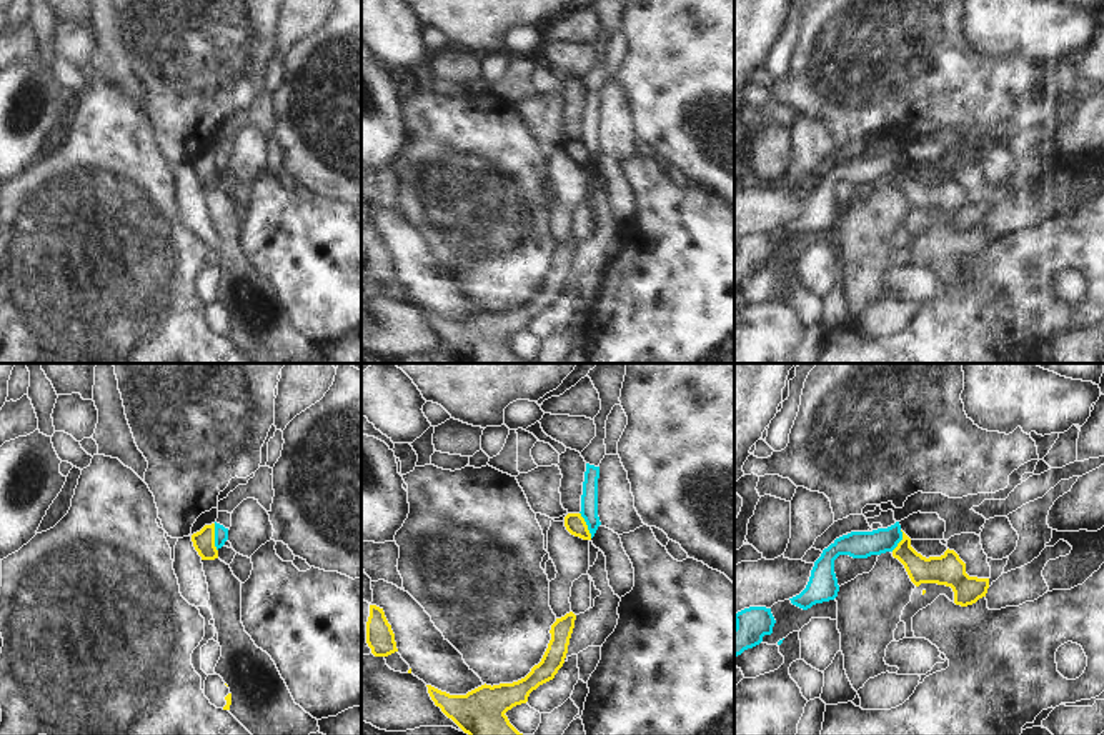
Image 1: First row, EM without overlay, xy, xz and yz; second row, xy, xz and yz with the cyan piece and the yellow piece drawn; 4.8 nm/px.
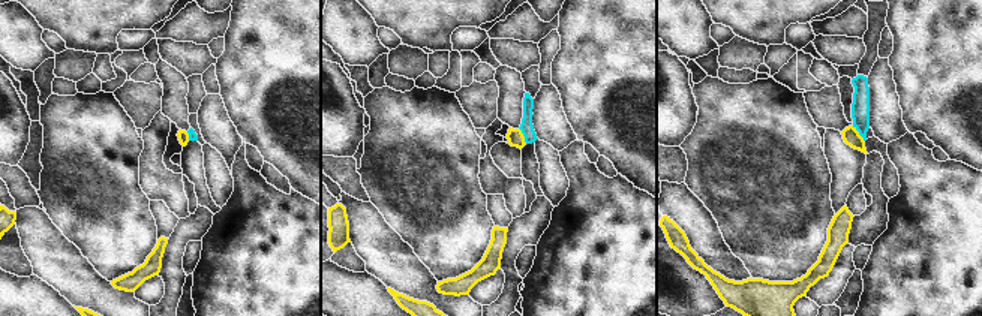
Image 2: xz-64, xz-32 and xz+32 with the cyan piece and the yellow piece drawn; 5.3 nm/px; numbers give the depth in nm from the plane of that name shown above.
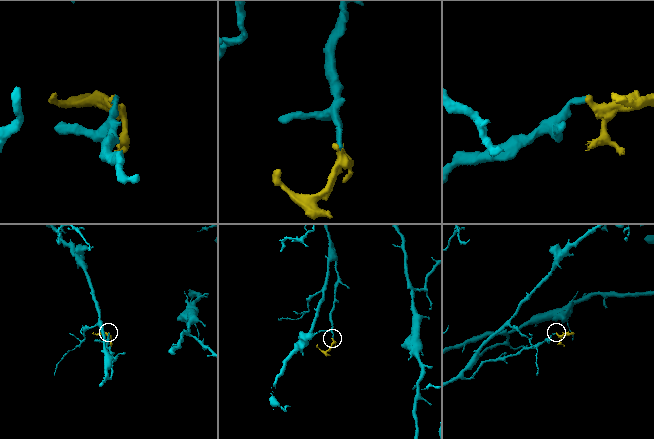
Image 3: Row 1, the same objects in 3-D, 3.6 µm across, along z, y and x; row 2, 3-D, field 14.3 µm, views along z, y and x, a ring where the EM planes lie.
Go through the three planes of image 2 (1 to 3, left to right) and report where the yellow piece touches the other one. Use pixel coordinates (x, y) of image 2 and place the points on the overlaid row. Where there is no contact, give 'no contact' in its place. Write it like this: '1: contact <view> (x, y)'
1: contact xz-64 (189, 137)
2: contact xz-32 (523, 135)
3: contact xz+32 (859, 134)

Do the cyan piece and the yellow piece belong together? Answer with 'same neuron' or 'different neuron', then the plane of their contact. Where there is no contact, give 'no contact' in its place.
different neuron | xy

